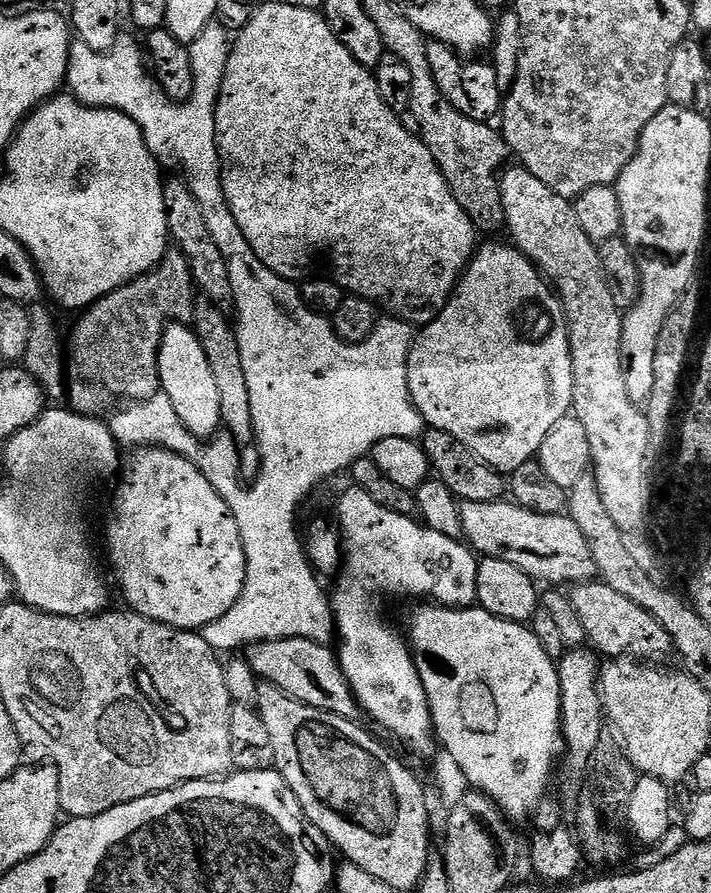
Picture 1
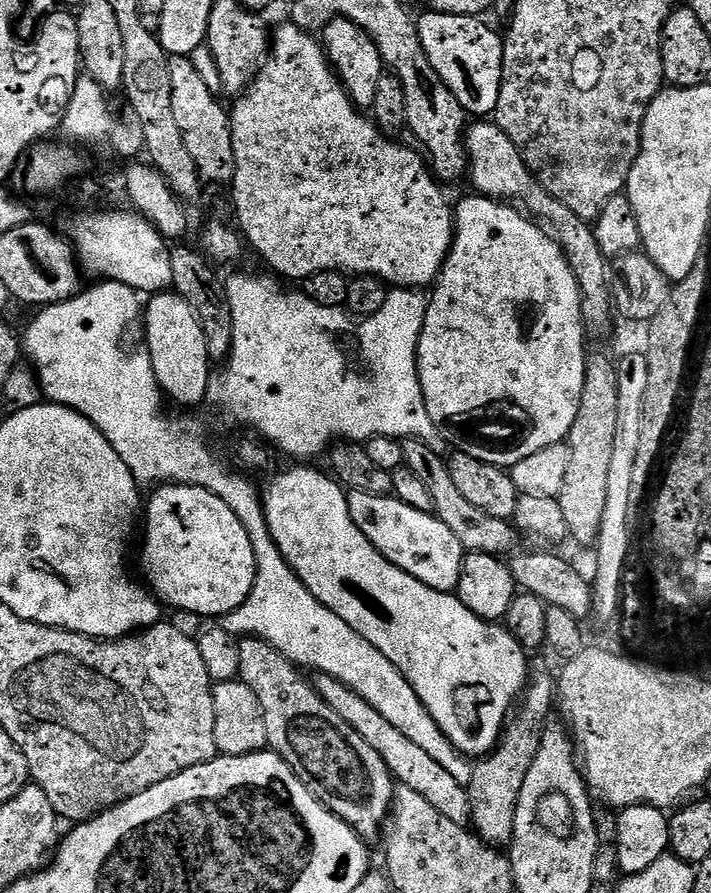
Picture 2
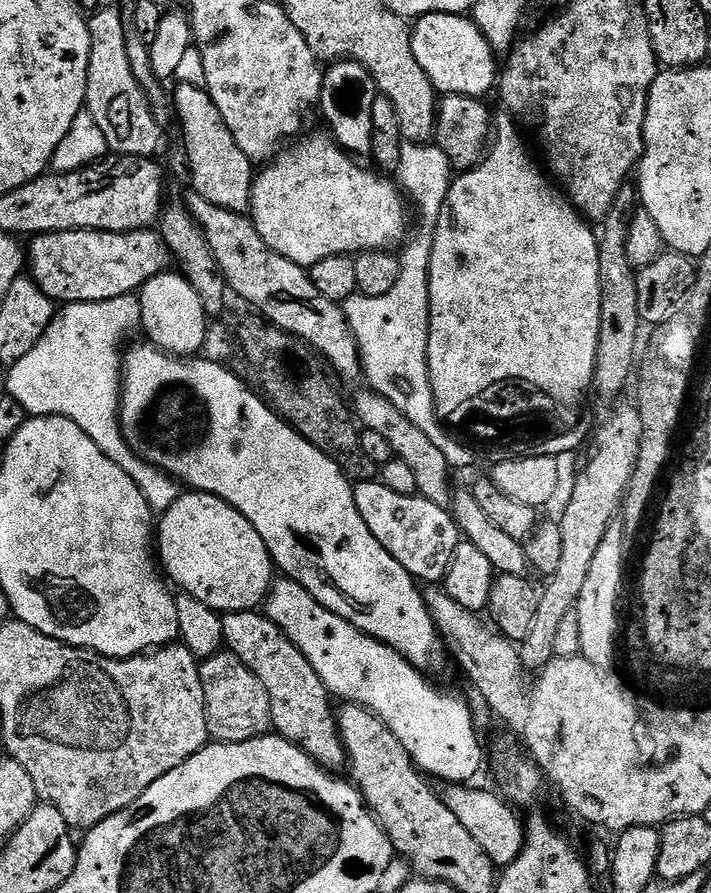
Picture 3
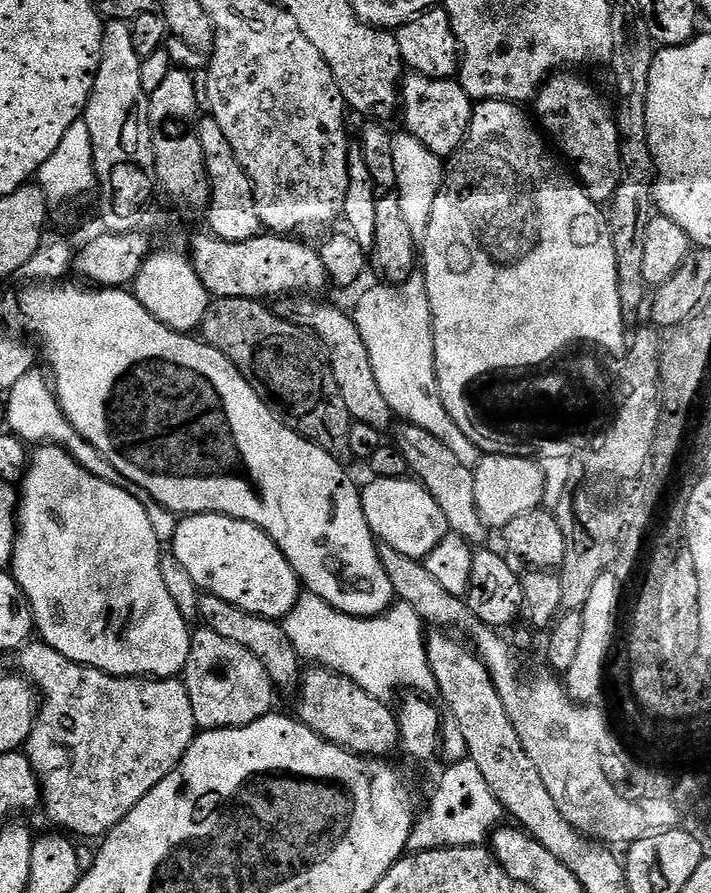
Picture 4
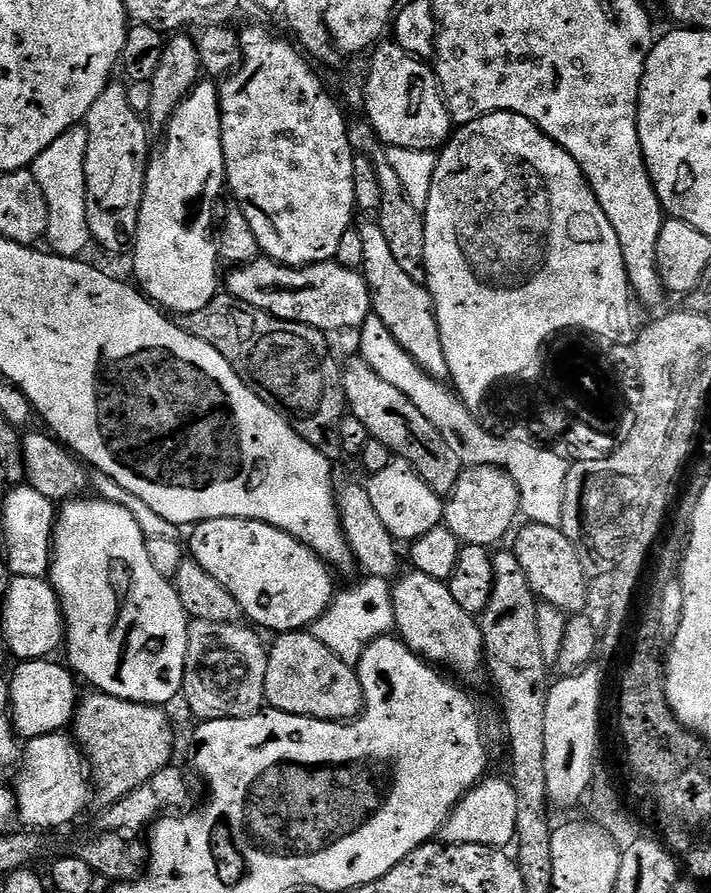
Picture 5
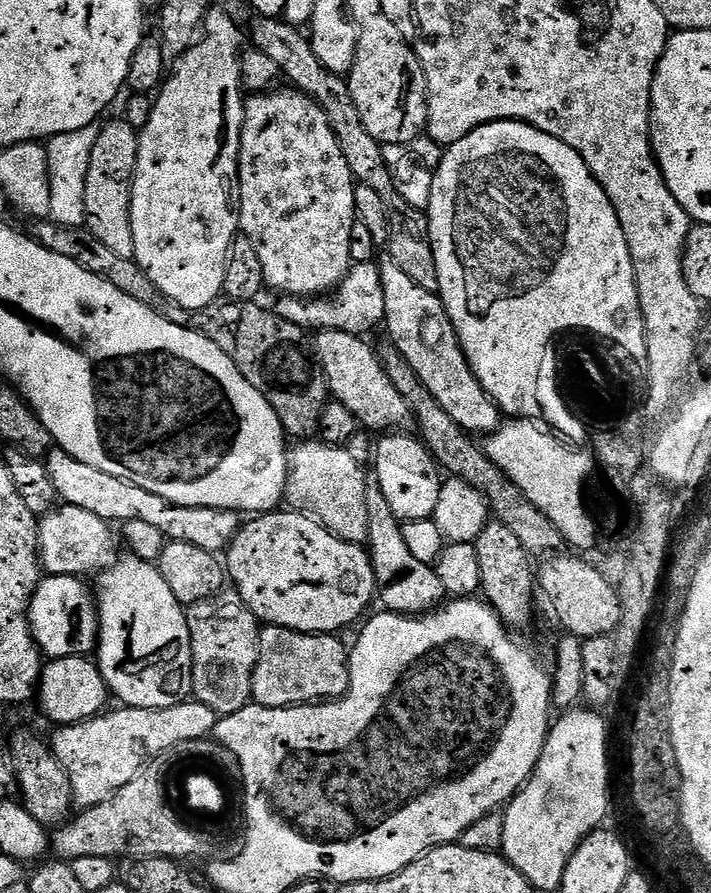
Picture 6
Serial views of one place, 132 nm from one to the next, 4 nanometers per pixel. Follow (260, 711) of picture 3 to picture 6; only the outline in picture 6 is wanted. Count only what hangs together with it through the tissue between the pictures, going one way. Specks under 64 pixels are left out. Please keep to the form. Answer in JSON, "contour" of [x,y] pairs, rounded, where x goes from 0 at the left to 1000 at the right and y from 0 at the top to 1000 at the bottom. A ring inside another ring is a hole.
{"contour":[[[331,661],[269,677],[263,682],[270,720],[270,779],[274,787],[295,791],[305,803],[322,802],[356,787],[354,765],[366,731],[367,695]]]}

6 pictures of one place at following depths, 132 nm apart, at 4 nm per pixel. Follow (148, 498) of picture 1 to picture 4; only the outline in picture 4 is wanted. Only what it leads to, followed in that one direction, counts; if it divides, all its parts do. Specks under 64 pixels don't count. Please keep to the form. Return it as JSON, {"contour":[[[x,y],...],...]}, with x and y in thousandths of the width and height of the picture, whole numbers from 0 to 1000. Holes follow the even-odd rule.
{"contour":[[[286,573],[277,578],[257,579],[248,588],[239,618],[250,625],[250,629],[256,629],[256,635],[266,641],[283,664],[312,670],[312,674],[323,674],[323,679],[335,679],[335,683],[346,683],[376,694],[398,695],[425,666],[422,649],[388,608],[363,588],[318,578],[312,573]]]}

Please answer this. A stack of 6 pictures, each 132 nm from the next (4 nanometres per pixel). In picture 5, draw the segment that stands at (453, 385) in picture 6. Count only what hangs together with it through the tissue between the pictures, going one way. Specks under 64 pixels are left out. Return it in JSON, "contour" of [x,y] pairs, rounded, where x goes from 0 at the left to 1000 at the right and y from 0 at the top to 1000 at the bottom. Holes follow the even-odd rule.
{"contour":[[[533,250],[505,252],[512,273],[509,303],[518,317],[523,348],[534,357],[549,374],[572,395],[582,401],[612,426],[629,427],[630,405],[627,392],[622,387],[622,374],[613,355],[613,344],[608,340],[608,331],[592,315],[577,311],[577,307],[565,303],[565,298],[554,290],[554,283],[543,272],[543,262],[537,262]]]}

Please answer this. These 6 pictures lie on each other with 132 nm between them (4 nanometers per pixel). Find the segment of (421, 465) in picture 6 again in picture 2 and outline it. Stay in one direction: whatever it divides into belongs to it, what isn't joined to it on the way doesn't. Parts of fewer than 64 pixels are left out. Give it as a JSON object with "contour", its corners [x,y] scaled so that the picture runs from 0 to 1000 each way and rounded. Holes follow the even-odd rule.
{"contour":[[[489,551],[489,570],[492,580],[515,602],[540,624],[560,638],[571,638],[588,652],[605,656],[617,663],[640,664],[654,617],[650,607],[639,602],[639,598],[608,573],[582,571],[582,567],[571,567],[571,562],[551,555],[527,555],[513,551]]]}

